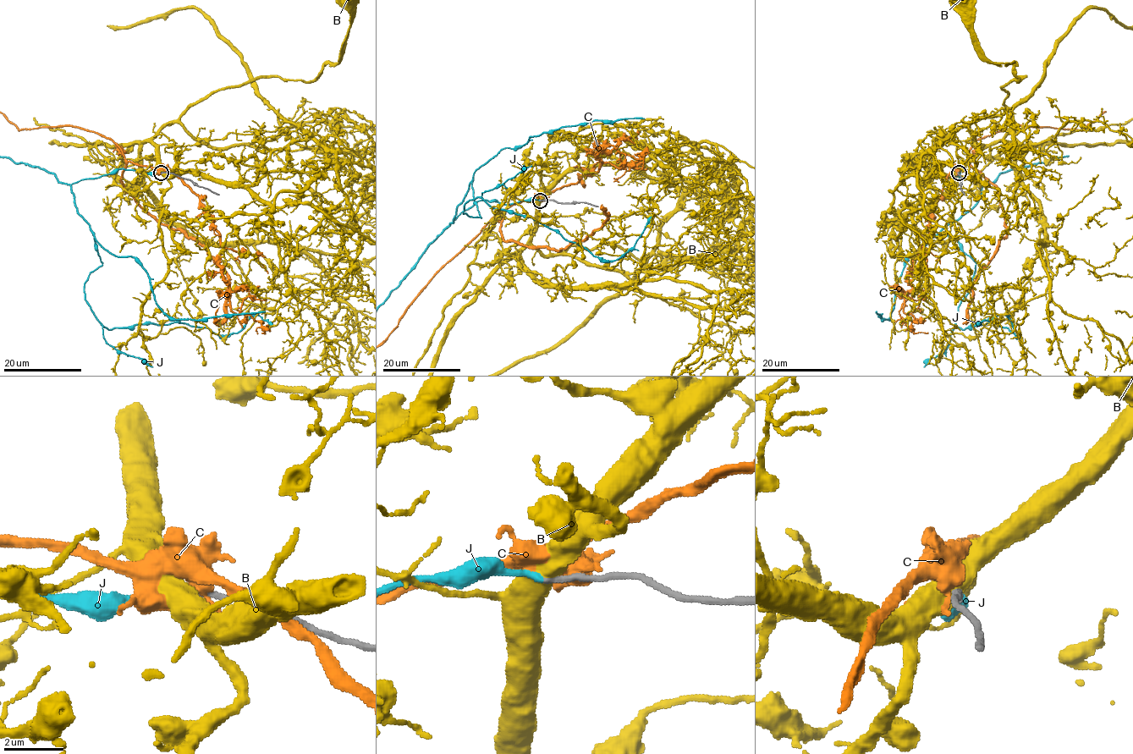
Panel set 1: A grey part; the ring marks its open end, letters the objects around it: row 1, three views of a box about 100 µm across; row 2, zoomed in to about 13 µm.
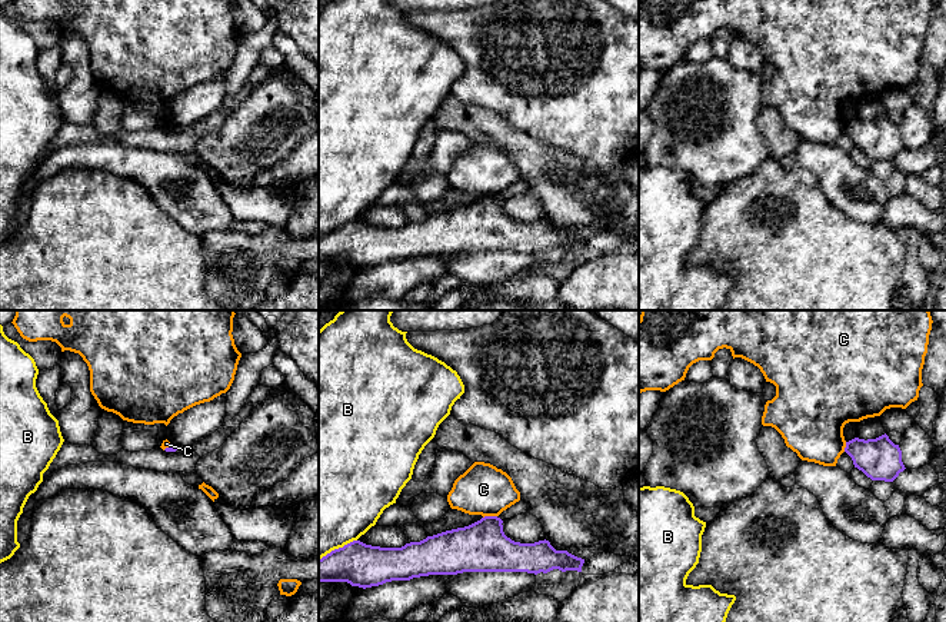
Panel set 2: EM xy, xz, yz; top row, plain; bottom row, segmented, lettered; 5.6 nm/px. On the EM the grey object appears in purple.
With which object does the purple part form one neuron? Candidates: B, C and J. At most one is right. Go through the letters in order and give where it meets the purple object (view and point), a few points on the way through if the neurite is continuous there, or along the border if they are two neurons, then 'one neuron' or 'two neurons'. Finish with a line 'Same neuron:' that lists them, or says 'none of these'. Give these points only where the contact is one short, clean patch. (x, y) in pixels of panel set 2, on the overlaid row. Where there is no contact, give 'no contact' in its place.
B: contact xz (339, 548); two neurons
C: contact xz (489, 516); border xz (496, 515), (486, 515), (483, 518); two neurons
J: no contact; one neuron
Same neuron: J

